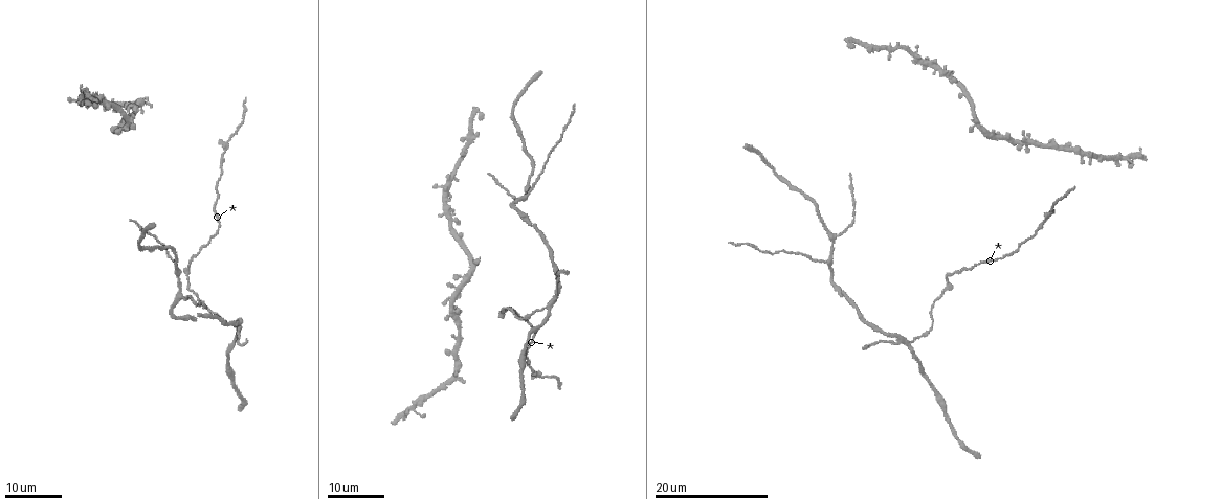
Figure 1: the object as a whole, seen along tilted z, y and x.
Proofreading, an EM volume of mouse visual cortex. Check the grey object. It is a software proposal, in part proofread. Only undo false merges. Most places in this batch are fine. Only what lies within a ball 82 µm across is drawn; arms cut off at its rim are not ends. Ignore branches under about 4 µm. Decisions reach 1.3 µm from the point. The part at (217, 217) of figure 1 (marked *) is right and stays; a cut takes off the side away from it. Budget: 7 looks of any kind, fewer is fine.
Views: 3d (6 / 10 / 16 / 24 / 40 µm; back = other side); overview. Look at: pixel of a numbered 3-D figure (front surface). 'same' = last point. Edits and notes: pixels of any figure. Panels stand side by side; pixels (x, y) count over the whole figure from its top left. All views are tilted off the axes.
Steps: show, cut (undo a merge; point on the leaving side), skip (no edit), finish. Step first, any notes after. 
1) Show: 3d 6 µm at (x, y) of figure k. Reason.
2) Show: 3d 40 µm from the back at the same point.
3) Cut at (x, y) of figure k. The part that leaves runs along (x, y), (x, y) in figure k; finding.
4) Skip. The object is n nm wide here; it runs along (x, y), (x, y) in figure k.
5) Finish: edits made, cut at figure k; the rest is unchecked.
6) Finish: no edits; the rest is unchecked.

Show: 3d 16 µm at (528, 188) of figure 1. Looks like a crossing.

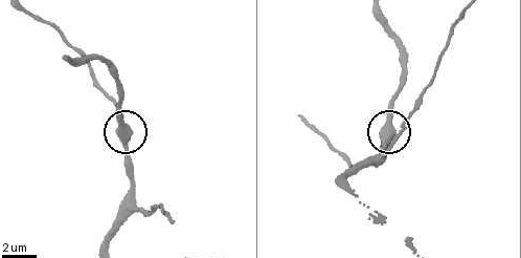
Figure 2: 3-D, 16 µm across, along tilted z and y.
Show: 3d 6 µm at the same point.

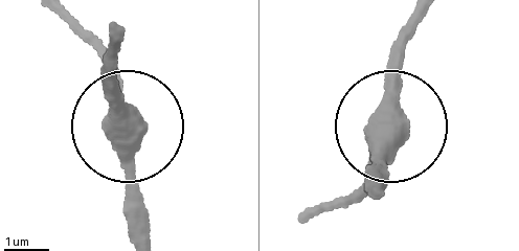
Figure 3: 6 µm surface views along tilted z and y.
Skip. 4 arms meet here; one neuron here.

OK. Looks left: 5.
Show: 3d 16 µm at (827, 260) of figure 1. Arms part here.

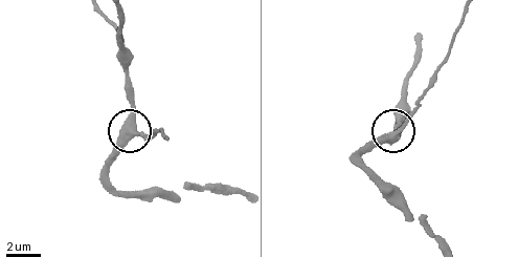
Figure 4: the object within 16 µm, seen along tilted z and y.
Show: 3d 10 µm at (395, 135) of figure 4.

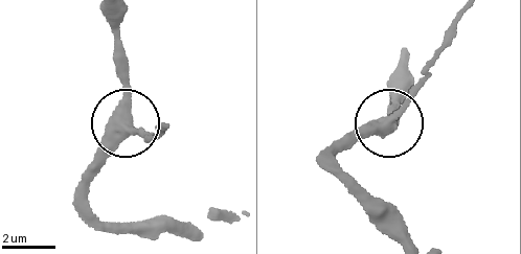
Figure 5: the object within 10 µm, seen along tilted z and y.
Skip. 3 arms meet here; it runs along (393, 237), (332, 154), (345, 138), (387, 121), (429, 76) in figure 5; continuous, no second neuron.

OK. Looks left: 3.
Show: 3d 16 µm at (226, 144) of figure 1. Arms run side by side.

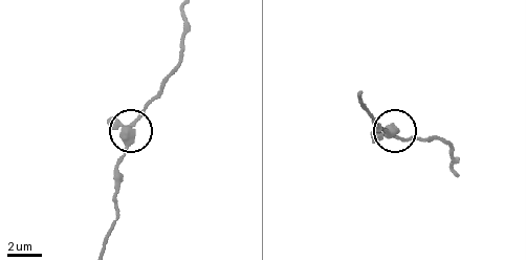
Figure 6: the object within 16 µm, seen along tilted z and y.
Show: 3d 6 µm at (130, 128) of figure 6.

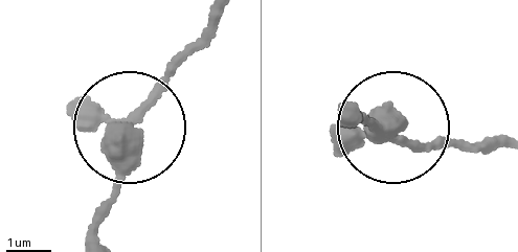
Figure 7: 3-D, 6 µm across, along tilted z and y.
Skip. The side arm is 10 µm long; it runs along (356, 105), (415, 142), (477, 146) in figure 7; one neuron here.

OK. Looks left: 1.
Finish: no edits; the rest is unchecked.

